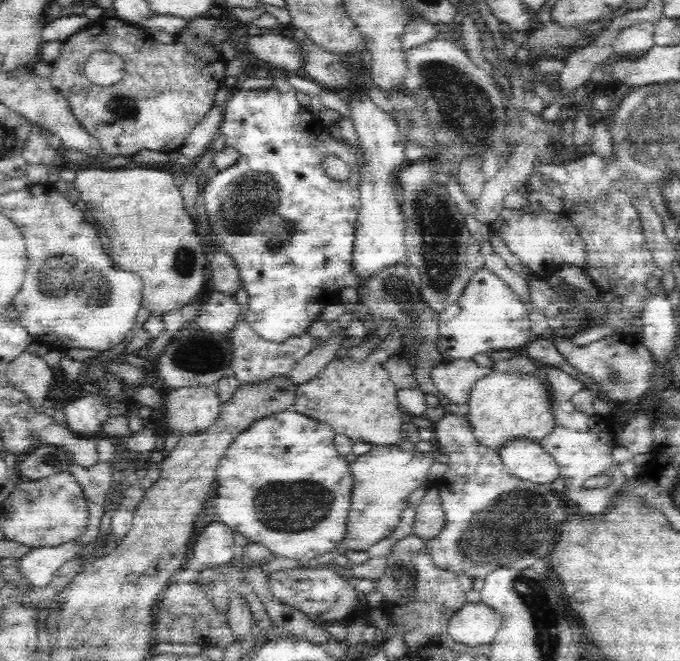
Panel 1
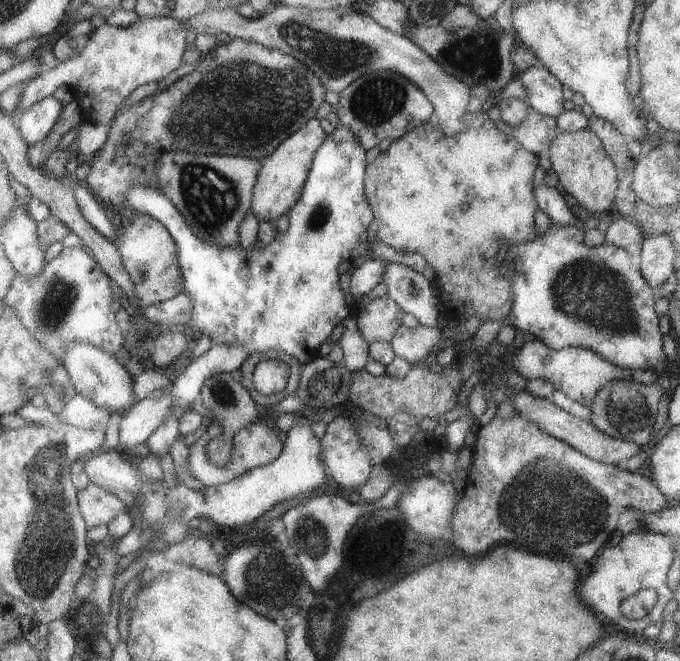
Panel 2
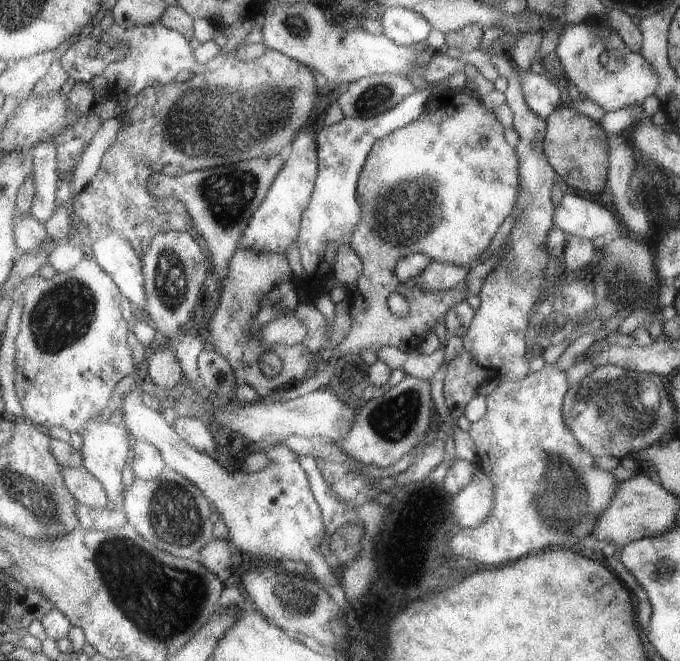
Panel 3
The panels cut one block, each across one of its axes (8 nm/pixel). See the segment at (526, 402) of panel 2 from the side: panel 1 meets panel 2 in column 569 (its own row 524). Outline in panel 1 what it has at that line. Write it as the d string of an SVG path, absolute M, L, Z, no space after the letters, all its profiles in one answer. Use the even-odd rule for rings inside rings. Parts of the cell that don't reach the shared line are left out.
M430 484L426 487L424 496L415 508L411 535L426 542L443 532L444 525L445 514L439 497L439 490Z

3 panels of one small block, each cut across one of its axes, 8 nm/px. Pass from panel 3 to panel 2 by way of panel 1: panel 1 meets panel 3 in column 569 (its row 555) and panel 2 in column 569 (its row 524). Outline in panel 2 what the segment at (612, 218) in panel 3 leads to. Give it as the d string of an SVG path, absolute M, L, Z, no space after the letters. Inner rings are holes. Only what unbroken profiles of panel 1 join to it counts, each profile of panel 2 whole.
M546 185L534 190L537 207L546 213L556 225L576 225L577 218L564 201L564 193L558 187Z

